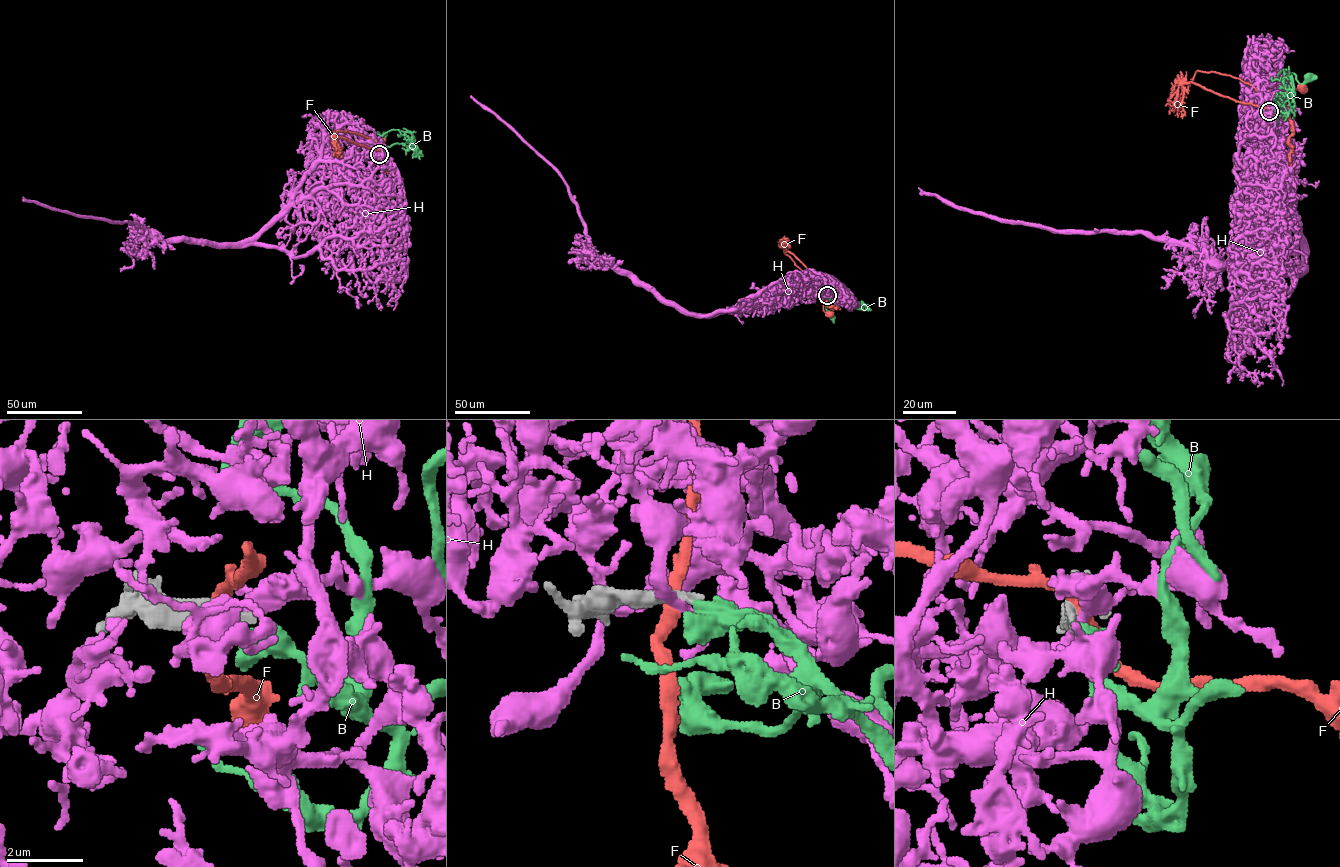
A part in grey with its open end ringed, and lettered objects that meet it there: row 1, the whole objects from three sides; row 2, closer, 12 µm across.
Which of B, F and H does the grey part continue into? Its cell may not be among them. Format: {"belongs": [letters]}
{"belongs": ["B"]}

